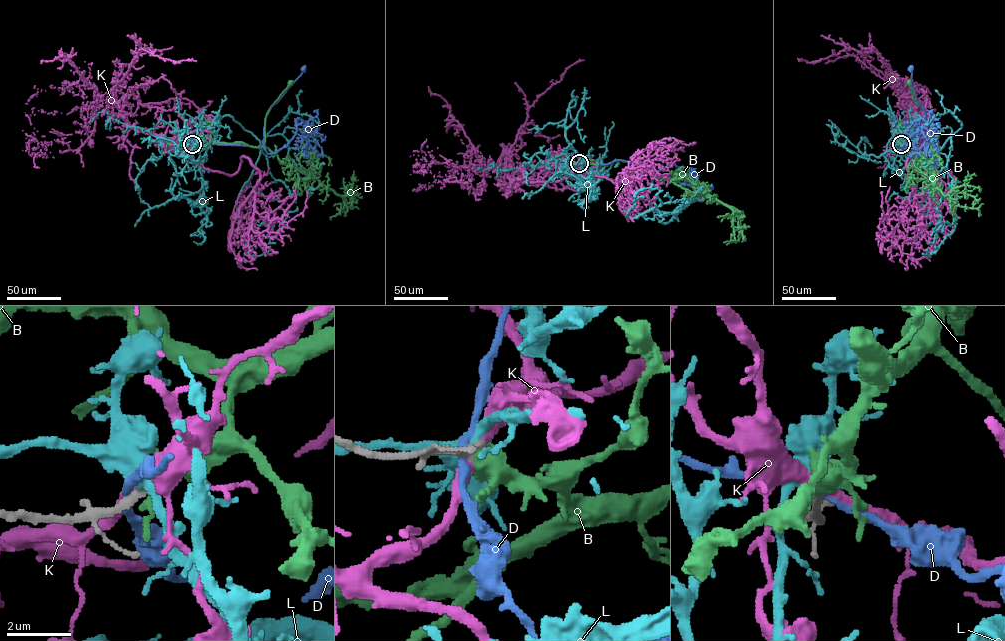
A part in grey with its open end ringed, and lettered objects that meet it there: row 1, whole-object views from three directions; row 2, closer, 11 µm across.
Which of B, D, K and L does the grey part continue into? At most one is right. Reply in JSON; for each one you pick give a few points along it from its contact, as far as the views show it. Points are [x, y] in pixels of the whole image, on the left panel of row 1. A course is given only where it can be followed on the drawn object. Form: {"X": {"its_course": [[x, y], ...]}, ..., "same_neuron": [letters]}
{"B": {"its_course": [[192, 144], [201, 139], [209, 144], [243, 142], [264, 147], [267, 112], [290, 83]]}, "same_neuron": ["B"]}

